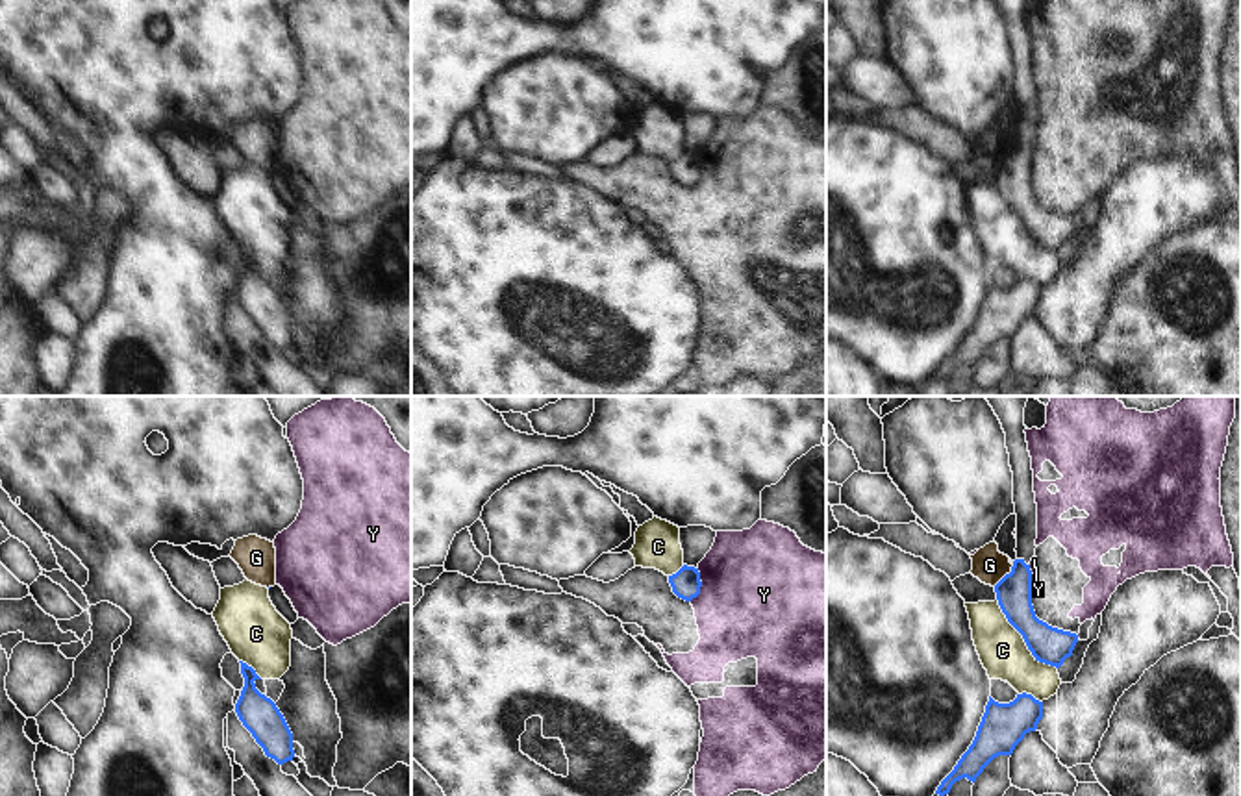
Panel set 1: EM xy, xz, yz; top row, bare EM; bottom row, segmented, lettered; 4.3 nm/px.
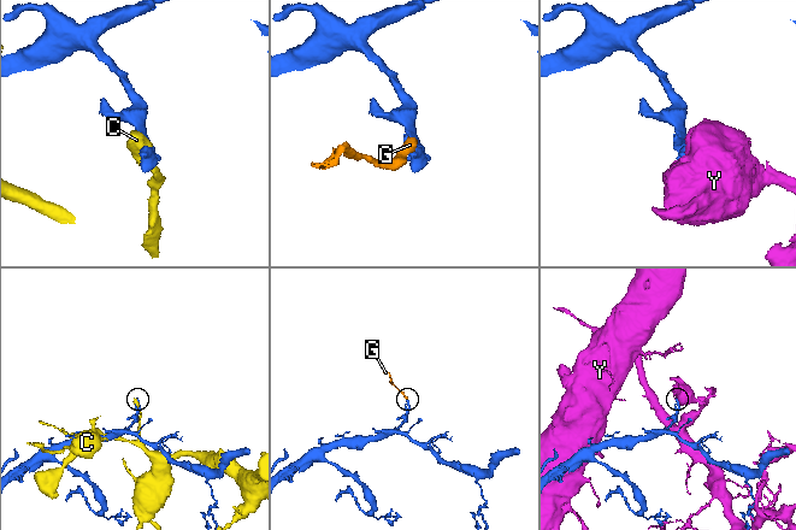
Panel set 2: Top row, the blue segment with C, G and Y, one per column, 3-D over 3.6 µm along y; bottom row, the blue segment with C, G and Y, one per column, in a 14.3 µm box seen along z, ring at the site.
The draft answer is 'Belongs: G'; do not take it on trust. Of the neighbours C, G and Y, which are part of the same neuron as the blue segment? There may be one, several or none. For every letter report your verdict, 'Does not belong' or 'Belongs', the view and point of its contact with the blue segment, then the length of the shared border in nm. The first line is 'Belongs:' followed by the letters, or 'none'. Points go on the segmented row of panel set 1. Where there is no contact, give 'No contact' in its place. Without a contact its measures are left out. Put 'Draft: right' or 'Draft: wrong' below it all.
Belongs: none
C: Does not belong. Touches blue at yz (1023, 637). Shared border 400 nm
G: Does not belong. Touches blue at yz (1006, 574). Shared border 130 nm
Y: Does not belong. Touches blue at xz (701, 585). Shared border 160 nm
Draft: wrong

